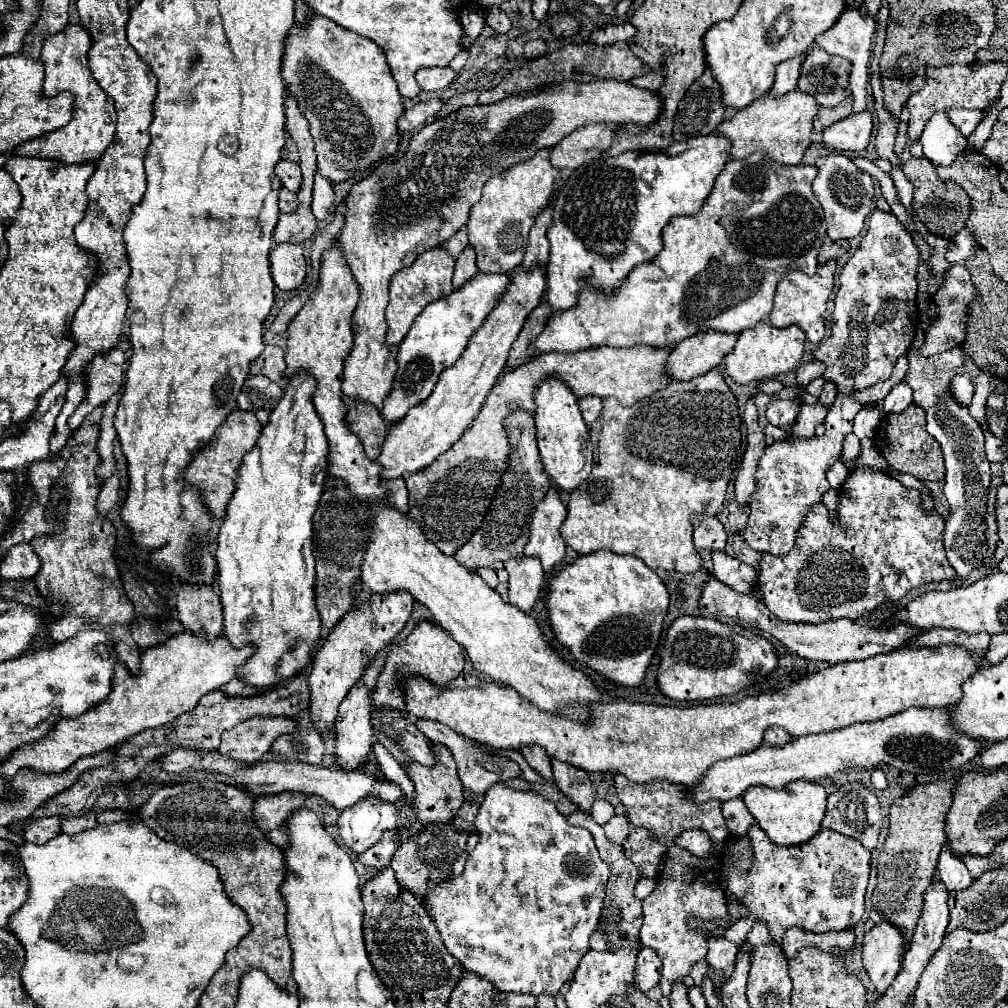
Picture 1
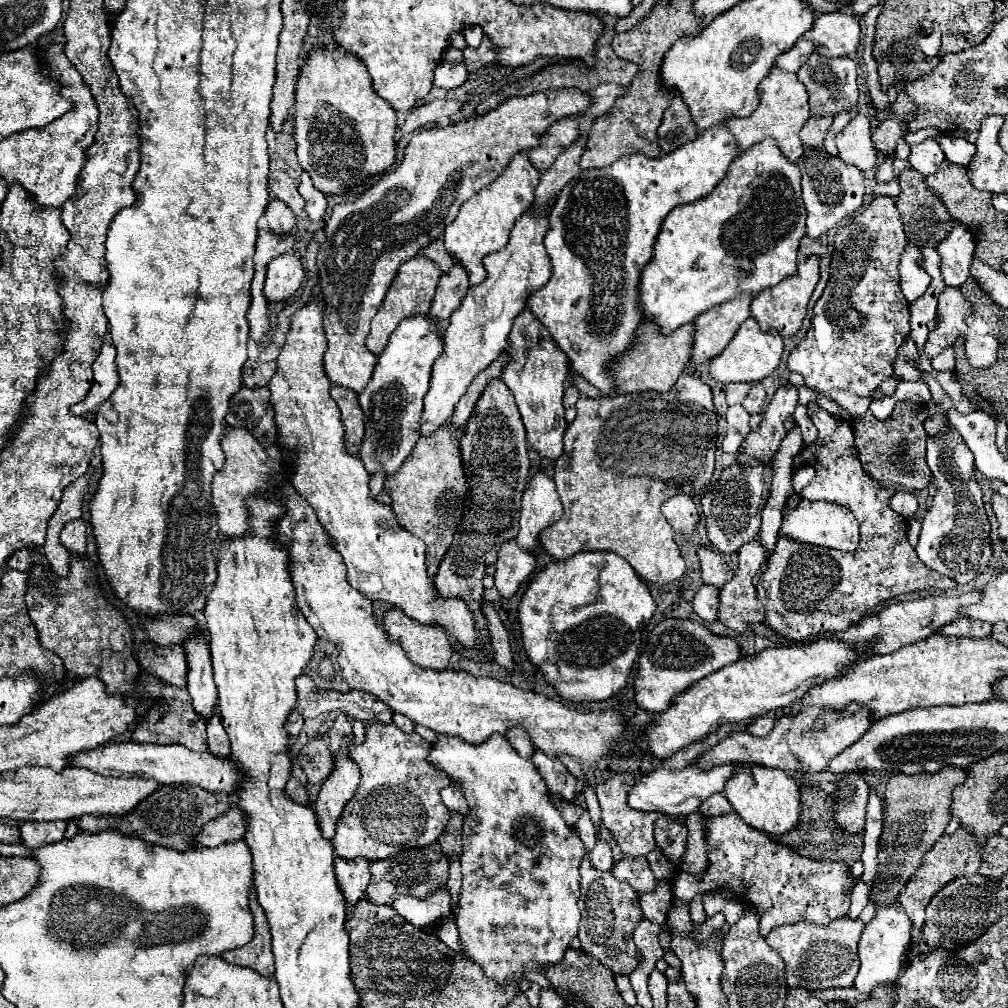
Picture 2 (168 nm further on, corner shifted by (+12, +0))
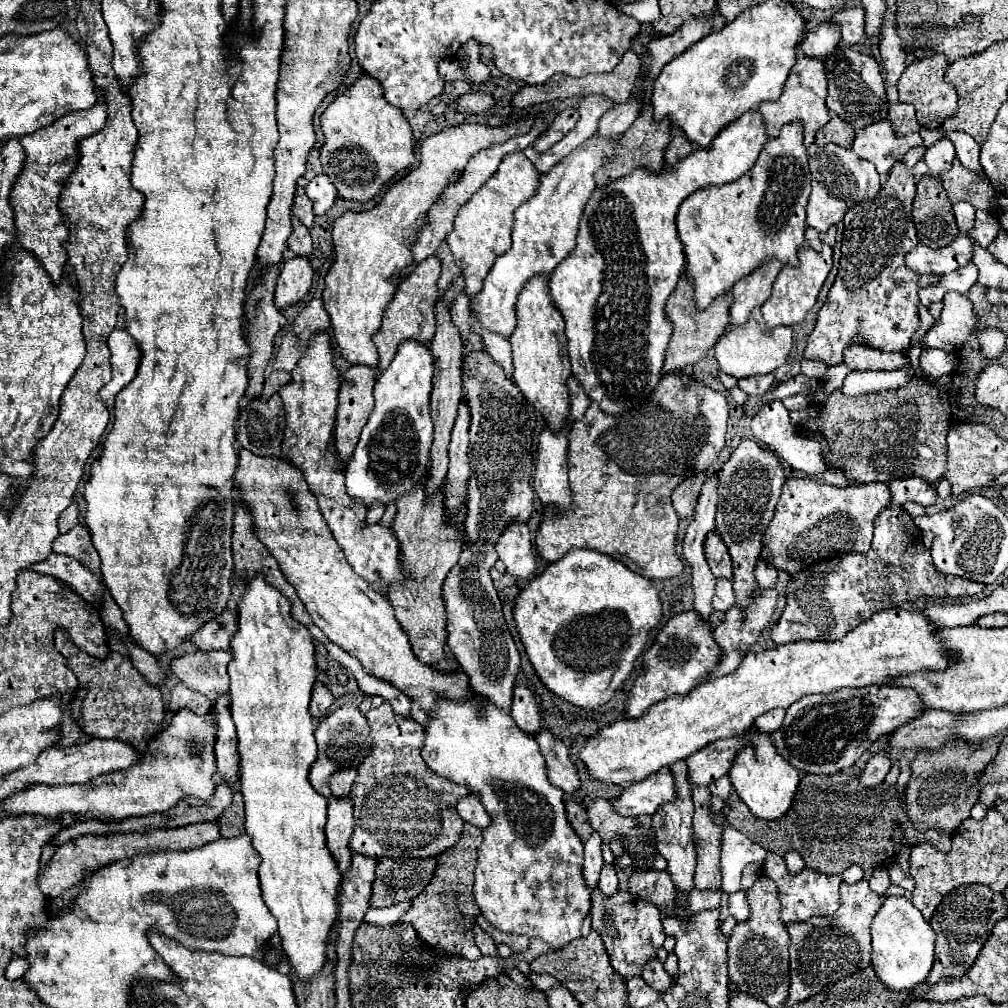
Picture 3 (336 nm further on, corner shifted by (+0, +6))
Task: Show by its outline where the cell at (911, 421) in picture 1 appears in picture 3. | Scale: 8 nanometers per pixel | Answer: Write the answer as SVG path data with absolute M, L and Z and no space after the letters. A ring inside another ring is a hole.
M912 378L904 388L882 390L878 394L866 394L858 398L846 398L838 390L824 404L818 404L818 410L822 416L800 426L800 432L806 434L808 438L816 438L822 444L826 462L840 470L844 466L848 478L866 484L918 476L934 484L946 474L946 434L948 434L946 426L950 426L952 414L948 394L936 390L932 384L918 382Z

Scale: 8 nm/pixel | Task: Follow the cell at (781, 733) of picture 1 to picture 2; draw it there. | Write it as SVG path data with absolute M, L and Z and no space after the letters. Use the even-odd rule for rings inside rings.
M762 716L762 718L756 718L746 730L748 730L750 734L754 734L754 736L766 736L772 728L774 728L774 720Z

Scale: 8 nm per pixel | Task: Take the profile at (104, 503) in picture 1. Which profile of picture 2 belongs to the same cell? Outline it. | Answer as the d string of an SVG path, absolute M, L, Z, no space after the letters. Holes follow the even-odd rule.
M78 518L78 520L68 522L60 532L60 542L70 554L86 558L86 524L84 524L84 520Z

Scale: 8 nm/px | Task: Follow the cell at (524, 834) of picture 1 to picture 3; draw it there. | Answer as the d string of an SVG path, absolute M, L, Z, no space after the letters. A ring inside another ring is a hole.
M472 698L462 704L440 700L438 710L428 714L430 722L426 726L422 756L436 774L466 786L484 804L492 818L492 826L482 830L484 840L478 848L474 880L474 900L486 922L500 932L540 938L554 950L560 950L574 938L580 938L582 922L590 912L590 890L582 874L584 844L566 818L562 800L564 792L548 780L546 762L538 742L530 734L524 734L508 712L496 708L486 698L482 698L482 702L486 704L486 716L480 716L478 702Z

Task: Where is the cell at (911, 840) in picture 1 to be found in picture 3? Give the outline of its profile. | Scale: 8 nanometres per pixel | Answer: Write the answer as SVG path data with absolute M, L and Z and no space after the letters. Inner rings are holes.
M990 738L984 742L984 746L968 746L968 742L952 742L952 746L946 746L944 750L938 750L936 754L916 754L911 764L912 775L907 784L905 801L907 814L916 830L928 830L936 828L942 832L954 832L962 820L970 816L972 806L978 802L978 778L984 770L984 766L996 756L998 746L1002 738Z

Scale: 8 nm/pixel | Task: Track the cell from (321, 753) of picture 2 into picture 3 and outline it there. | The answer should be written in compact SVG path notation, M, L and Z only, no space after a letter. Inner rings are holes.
M342 768L330 776L330 790L332 796L346 796L354 784L356 770L354 768Z

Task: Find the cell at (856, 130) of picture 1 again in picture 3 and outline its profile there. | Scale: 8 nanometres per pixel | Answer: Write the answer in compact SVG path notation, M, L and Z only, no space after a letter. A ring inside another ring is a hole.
M878 120L856 132L852 142L852 150L862 158L876 166L878 174L888 174L890 168L902 160L902 156L912 148L922 146L922 136L908 134L896 136L888 120Z

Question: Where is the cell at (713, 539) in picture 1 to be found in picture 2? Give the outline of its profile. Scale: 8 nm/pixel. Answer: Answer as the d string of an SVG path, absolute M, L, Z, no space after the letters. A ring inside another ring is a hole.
M680 494L680 496L672 496L662 504L662 514L664 518L670 522L672 530L682 532L686 536L696 534L696 526L698 526L698 510L694 500L688 494Z

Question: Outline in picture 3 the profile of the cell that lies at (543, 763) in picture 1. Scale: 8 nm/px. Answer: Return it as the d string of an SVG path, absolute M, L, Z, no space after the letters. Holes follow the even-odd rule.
M528 686L514 688L514 702L512 702L510 716L520 726L520 730L524 730L526 734L536 734L542 728L538 704L536 704L536 698Z

